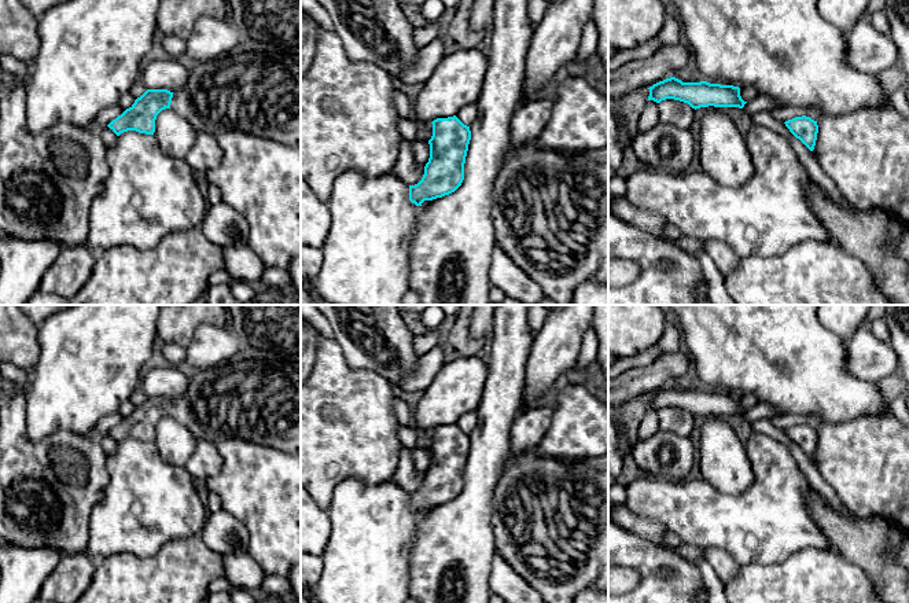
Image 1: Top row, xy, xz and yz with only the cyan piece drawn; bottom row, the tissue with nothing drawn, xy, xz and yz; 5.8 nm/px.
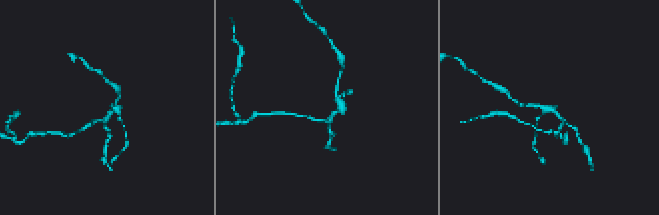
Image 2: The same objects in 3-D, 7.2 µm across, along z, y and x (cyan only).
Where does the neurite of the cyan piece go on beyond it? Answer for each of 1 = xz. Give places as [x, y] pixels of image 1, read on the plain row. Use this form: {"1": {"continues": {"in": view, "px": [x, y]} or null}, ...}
{"1": {"continues": null}}

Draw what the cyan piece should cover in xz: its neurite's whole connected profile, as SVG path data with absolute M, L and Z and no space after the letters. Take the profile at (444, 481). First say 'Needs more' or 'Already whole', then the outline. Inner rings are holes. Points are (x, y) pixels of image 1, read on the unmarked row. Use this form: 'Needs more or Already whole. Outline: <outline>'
Already whole. Outline: M456 423L437 426L431 431L430 466L424 482L417 492L409 493L409 508L416 514L454 500L464 488L470 434Z

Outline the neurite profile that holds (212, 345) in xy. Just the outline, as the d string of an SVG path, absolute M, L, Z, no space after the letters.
M202 324L185 348L185 361L196 369L206 369L236 359L243 343L227 326Z

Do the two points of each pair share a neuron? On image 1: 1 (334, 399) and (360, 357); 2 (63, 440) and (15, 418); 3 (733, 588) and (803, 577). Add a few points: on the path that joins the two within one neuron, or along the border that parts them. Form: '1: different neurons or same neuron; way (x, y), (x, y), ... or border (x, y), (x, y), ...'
1: different neurons; border (335, 341), (352, 367), (372, 370), (385, 378)
2: same neuron; way (48, 449), (32, 449), (15, 433)
3: same neuron; way (751, 588), (786, 588)

